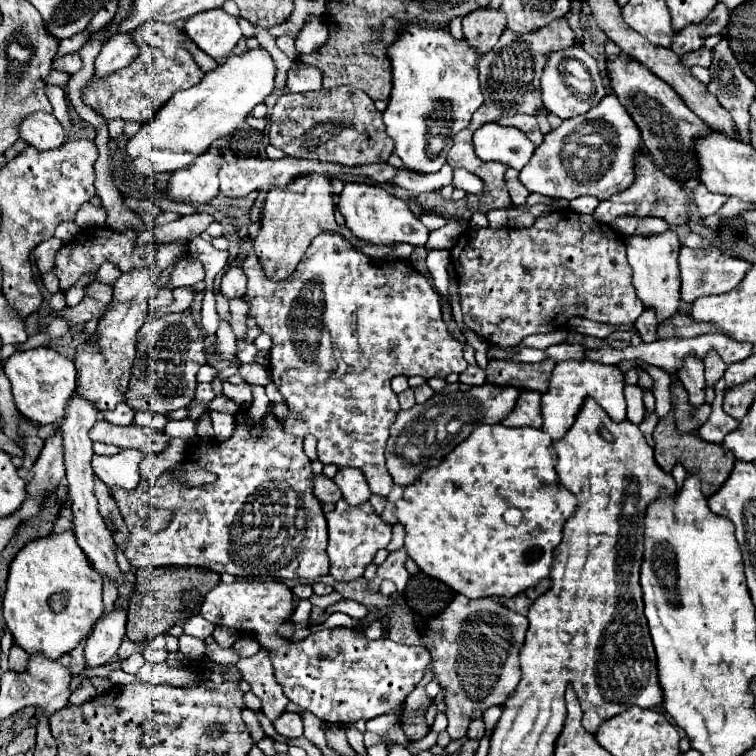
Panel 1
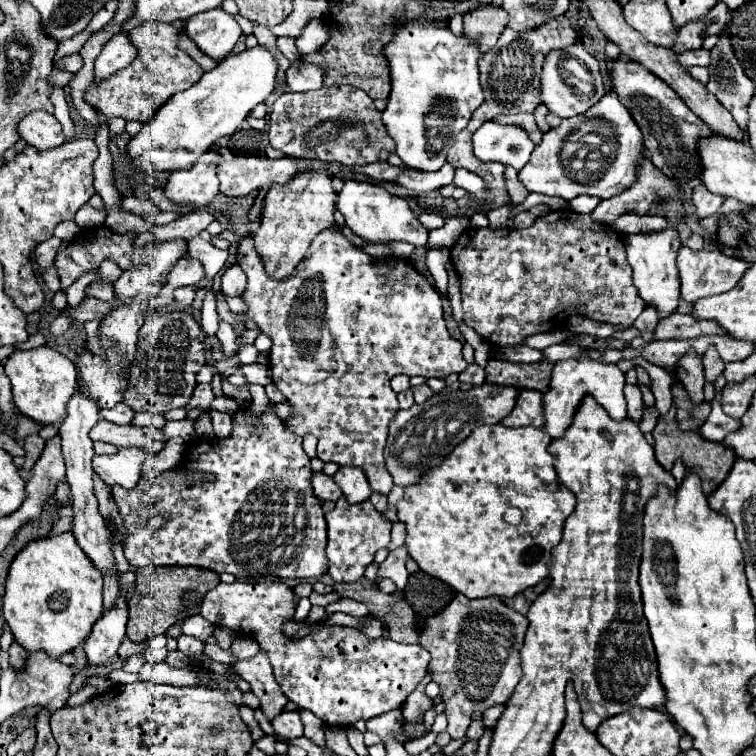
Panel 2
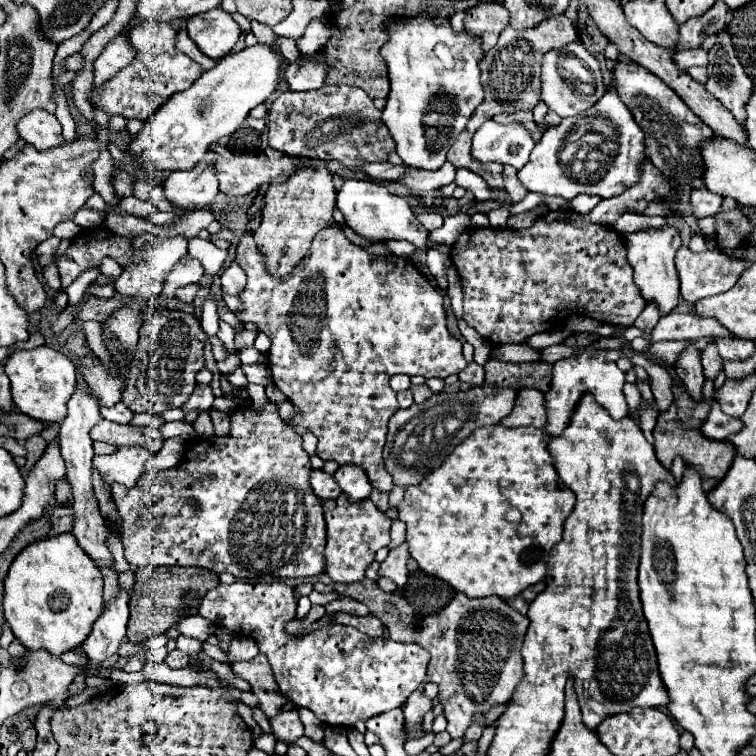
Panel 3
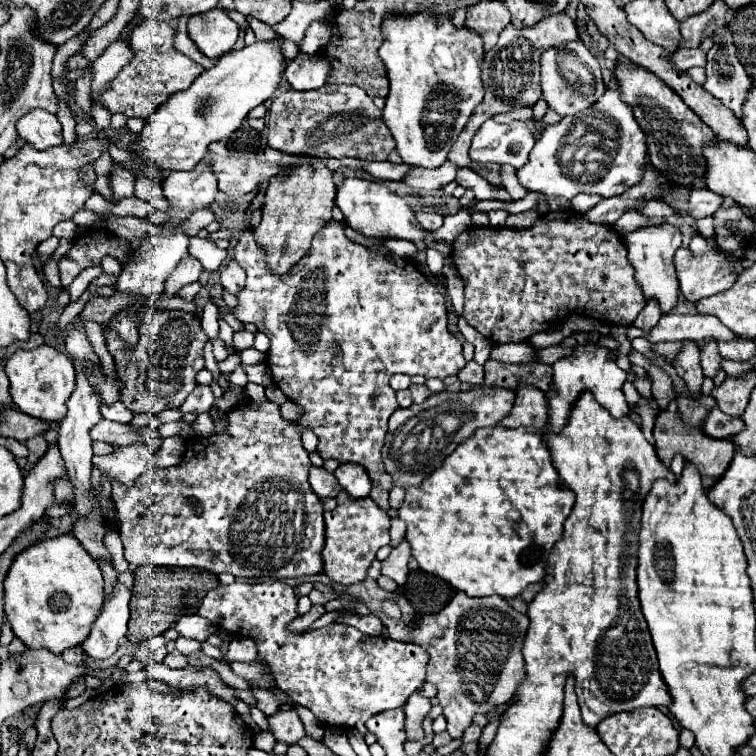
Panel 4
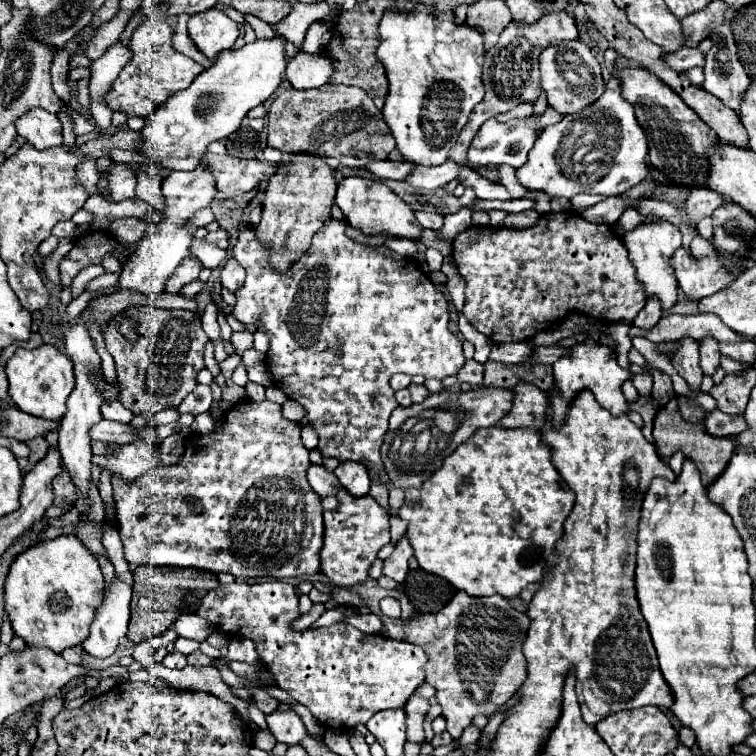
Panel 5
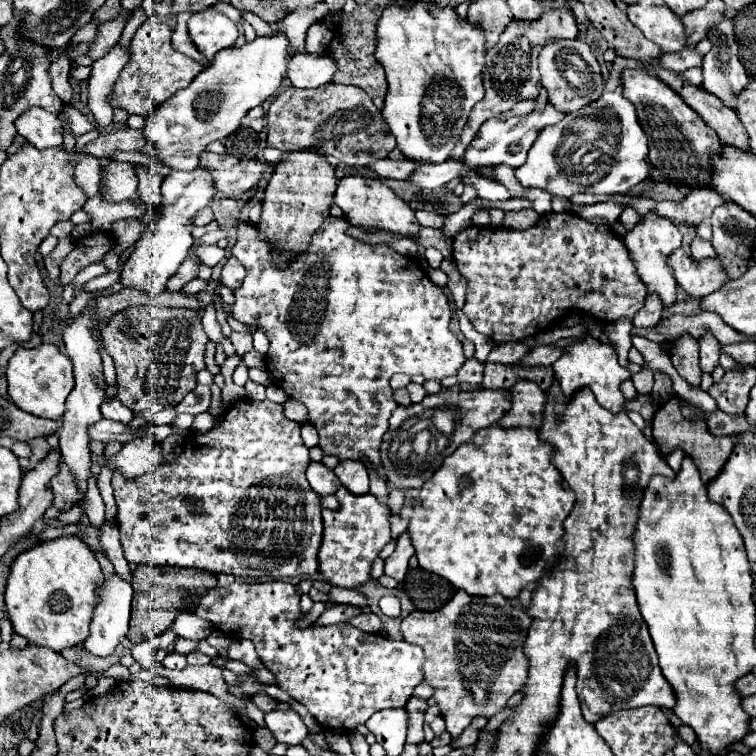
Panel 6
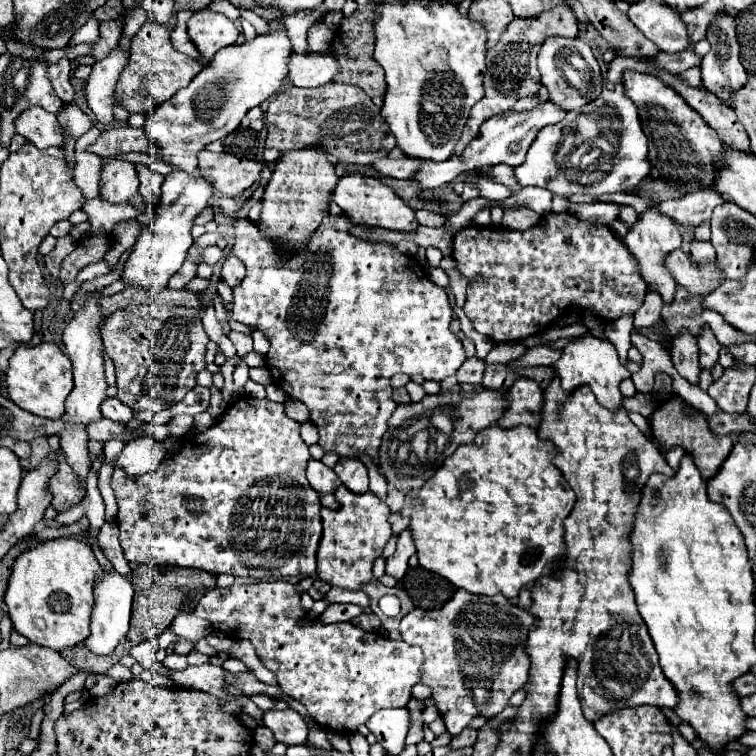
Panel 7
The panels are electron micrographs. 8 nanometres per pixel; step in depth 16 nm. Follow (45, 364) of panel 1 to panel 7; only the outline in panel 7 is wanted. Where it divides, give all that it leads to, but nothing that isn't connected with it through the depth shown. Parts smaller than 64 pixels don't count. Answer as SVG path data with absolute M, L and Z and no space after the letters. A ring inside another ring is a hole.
M42 342L38 346L24 346L20 344L12 358L8 360L6 370L6 394L12 402L16 402L22 410L32 412L42 418L62 418L64 416L64 400L72 390L72 364L68 356L56 344Z

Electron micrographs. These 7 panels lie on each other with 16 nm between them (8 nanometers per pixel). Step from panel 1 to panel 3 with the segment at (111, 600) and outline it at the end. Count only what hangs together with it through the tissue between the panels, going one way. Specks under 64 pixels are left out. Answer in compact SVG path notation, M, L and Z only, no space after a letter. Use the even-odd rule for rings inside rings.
M110 567L102 568L101 573L104 580L103 599L106 605L116 595L118 589L118 573Z

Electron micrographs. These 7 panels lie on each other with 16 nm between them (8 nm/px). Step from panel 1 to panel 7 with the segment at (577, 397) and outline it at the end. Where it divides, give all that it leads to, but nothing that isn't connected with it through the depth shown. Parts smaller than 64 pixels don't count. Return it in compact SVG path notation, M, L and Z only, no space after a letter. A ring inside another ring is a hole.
M586 332L584 336L578 336L578 338L572 338L564 350L562 350L562 356L560 360L554 364L560 380L562 380L562 388L566 392L572 392L574 388L582 386L582 384L588 384L594 392L594 396L598 398L598 402L604 406L604 408L610 408L610 410L616 410L620 404L622 404L622 394L618 390L618 384L630 376L630 372L620 364L618 360L618 352L616 348L612 346L610 340L604 340L604 338L596 338L592 336L590 332Z

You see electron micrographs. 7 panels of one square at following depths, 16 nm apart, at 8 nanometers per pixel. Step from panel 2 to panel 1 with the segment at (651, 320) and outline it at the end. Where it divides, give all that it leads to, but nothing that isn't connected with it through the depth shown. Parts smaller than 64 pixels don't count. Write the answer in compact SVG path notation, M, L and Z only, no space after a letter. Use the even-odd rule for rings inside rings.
M646 308L646 310L640 314L640 318L634 322L634 326L636 326L636 330L640 332L640 338L642 338L644 342L656 340L656 326L658 326L658 320L656 320L654 308Z

